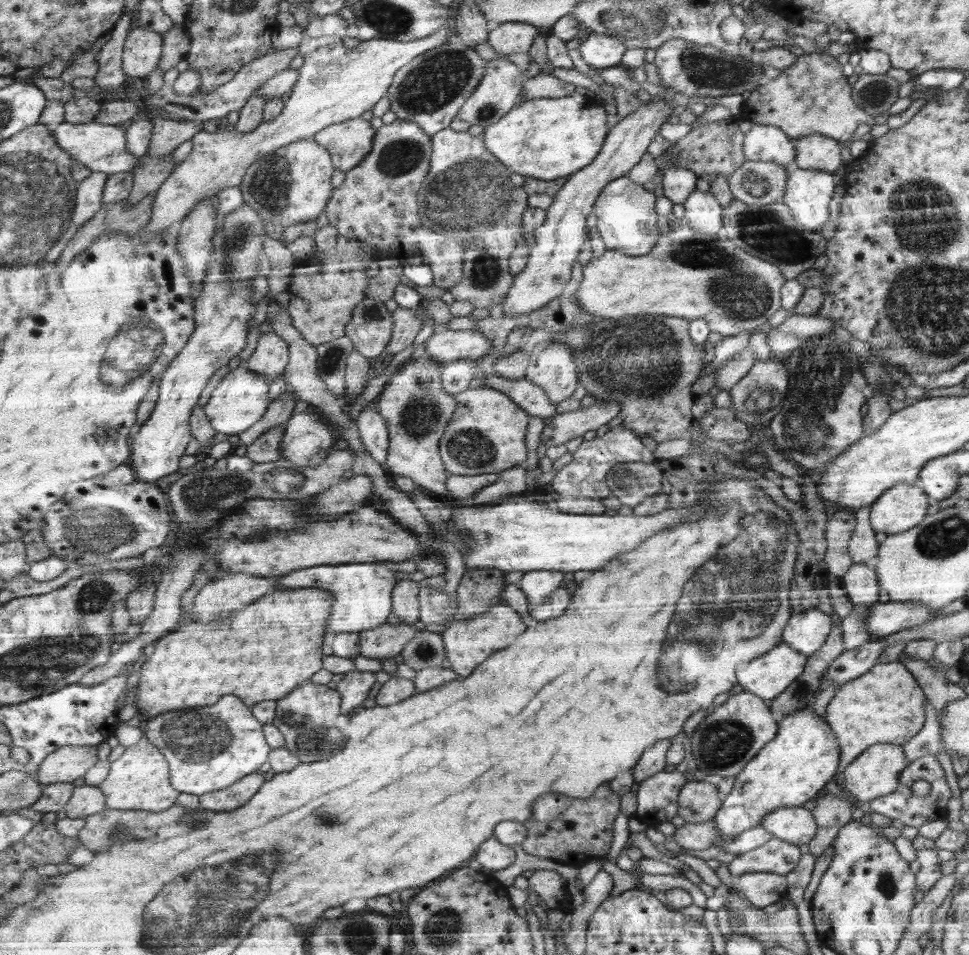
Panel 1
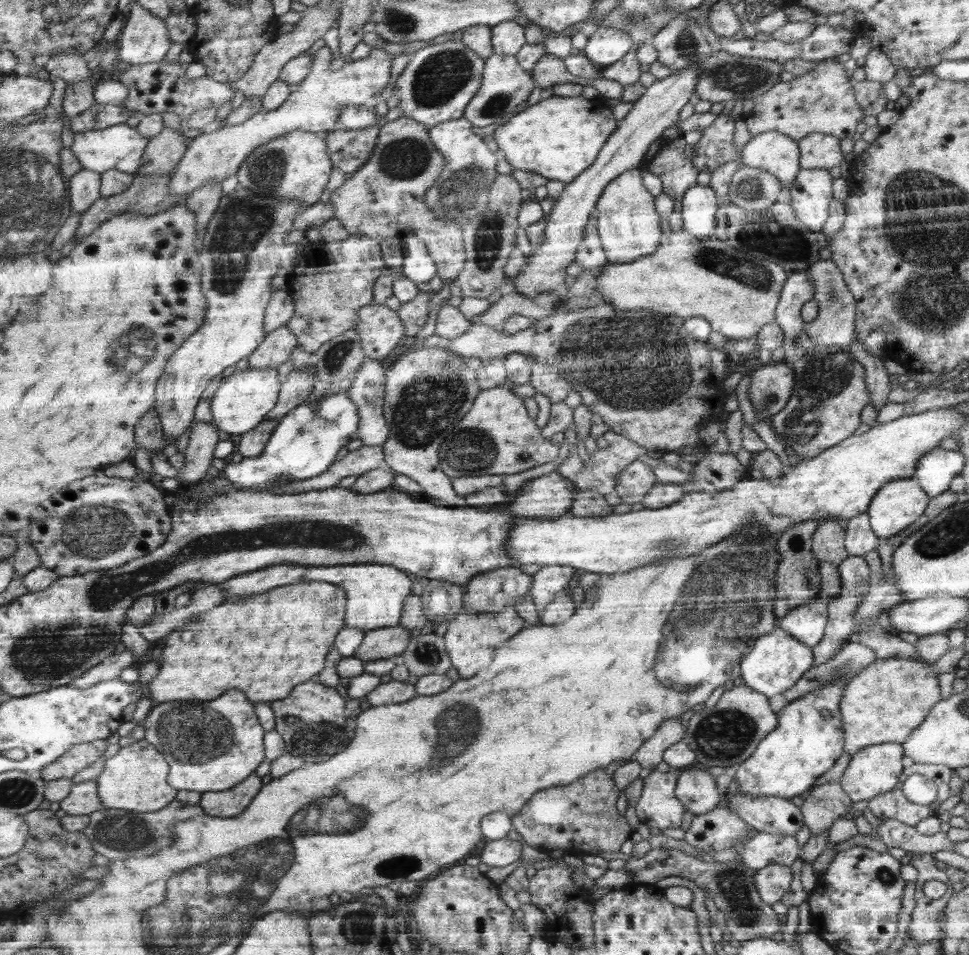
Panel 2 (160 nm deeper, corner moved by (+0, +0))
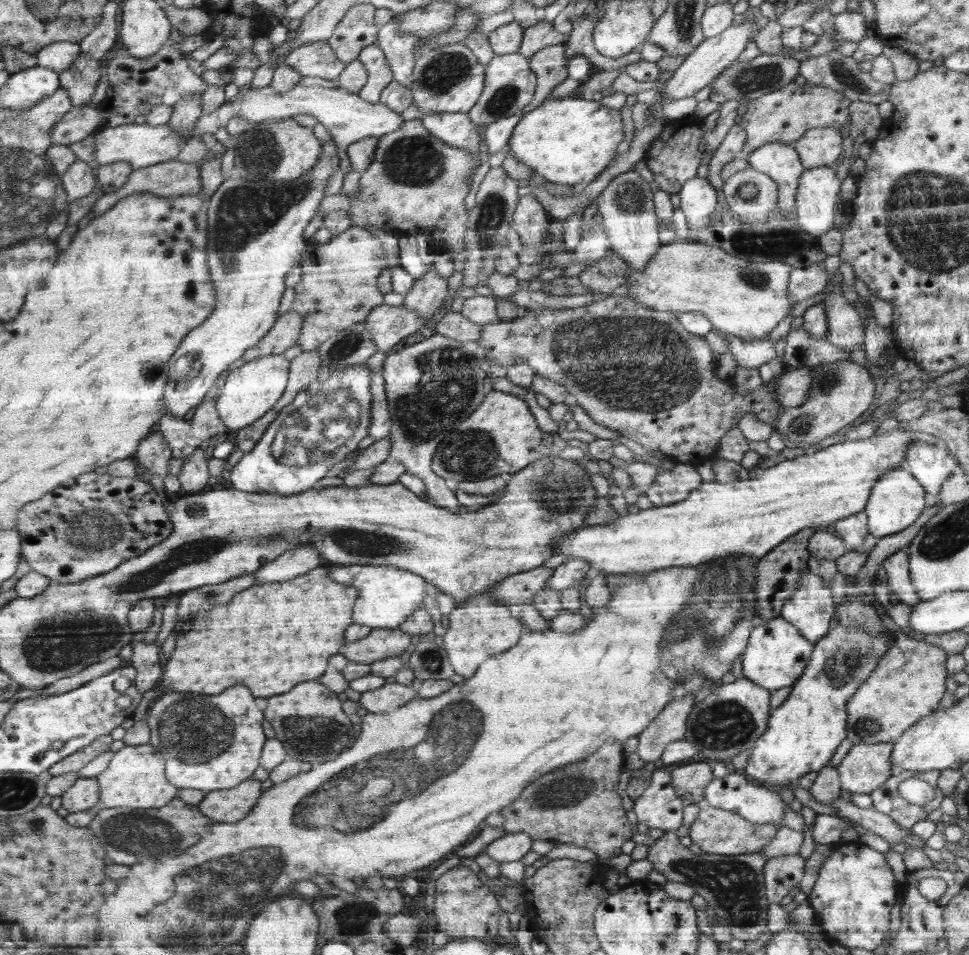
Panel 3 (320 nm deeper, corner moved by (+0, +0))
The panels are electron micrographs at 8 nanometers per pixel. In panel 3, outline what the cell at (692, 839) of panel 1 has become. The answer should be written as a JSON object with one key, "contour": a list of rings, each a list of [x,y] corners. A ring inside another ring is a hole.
{"contour":[[[703,805],[686,834],[706,853],[734,856],[760,852],[776,836],[778,829],[775,824],[756,824],[738,816],[738,813]]]}

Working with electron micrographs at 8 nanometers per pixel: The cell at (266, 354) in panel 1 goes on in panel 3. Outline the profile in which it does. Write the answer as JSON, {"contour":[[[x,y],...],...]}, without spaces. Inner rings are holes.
{"contour":[[[291,308],[277,318],[272,330],[256,346],[246,351],[242,358],[251,361],[270,355],[282,355],[285,350],[297,344],[303,327],[304,317]]]}

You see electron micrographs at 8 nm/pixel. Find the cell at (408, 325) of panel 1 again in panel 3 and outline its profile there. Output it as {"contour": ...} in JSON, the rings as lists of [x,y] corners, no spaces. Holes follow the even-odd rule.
{"contour":[[[431,268],[417,279],[405,294],[403,305],[417,312],[422,319],[431,320],[434,312],[443,306],[447,295],[447,278],[439,276],[438,272]]]}

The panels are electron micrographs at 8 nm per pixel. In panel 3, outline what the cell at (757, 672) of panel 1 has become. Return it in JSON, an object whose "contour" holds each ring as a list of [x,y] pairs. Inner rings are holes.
{"contour":[[[782,617],[765,620],[764,624],[753,628],[748,646],[741,656],[744,678],[771,691],[792,687],[801,678],[808,660],[811,659],[814,645],[790,621]]]}

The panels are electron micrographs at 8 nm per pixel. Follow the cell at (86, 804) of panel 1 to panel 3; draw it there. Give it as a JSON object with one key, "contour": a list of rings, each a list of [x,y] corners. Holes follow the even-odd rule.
{"contour":[[[80,777],[70,790],[62,795],[63,806],[70,813],[88,811],[101,802],[101,784],[96,778]]]}

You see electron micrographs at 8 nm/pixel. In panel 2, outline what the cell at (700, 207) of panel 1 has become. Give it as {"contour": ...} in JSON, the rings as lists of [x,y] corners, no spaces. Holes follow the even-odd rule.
{"contour":[[[694,185],[685,192],[680,202],[684,230],[690,232],[692,238],[702,238],[714,232],[714,216],[719,206],[713,188],[709,185]]]}

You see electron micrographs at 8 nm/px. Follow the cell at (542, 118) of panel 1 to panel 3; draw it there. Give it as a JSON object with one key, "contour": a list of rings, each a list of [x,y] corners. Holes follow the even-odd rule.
{"contour":[[[568,96],[561,99],[547,98],[538,108],[526,113],[514,127],[507,146],[520,162],[538,172],[546,181],[573,185],[592,182],[600,176],[614,161],[616,148],[622,142],[622,138],[624,130],[620,110],[602,106],[600,101],[594,101],[592,98],[588,100],[584,97]]]}

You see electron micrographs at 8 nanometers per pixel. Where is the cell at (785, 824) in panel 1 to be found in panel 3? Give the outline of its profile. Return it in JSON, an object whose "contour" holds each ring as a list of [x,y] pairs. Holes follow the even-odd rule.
{"contour":[[[731,772],[727,777],[713,778],[706,788],[703,805],[738,813],[738,816],[756,824],[770,823],[778,827],[782,824],[782,816],[786,808],[776,791],[748,779],[744,772]]]}

